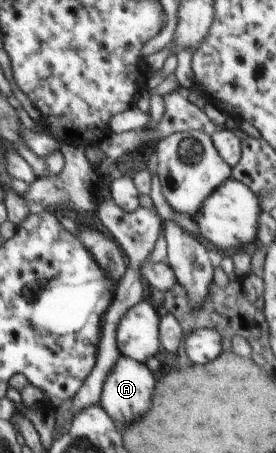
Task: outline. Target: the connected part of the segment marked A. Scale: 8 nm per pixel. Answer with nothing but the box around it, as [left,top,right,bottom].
[101,355,156,427]

